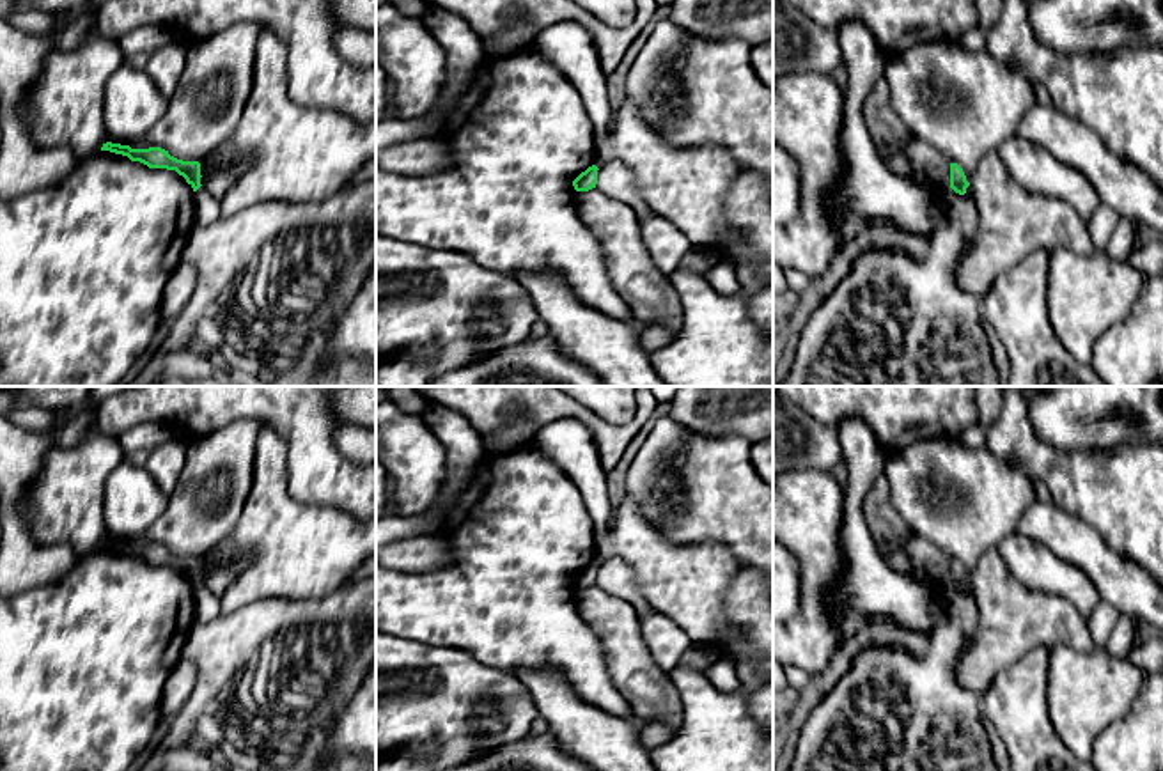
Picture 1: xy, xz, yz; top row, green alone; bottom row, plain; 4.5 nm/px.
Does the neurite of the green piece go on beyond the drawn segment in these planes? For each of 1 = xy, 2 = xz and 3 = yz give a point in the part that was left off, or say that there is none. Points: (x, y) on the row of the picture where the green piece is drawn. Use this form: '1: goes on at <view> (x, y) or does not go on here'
1: does not go on here
2: does not go on here
3: does not go on here

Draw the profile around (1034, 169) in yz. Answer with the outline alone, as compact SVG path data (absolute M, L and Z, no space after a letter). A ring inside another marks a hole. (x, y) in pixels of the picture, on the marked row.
M1012 136L998 147L998 154L1023 190L1067 202L1085 223L1097 214L1099 199L1089 179L1042 147Z

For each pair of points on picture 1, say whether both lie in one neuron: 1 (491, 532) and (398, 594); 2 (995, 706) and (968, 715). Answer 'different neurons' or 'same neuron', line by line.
1: same neuron
2: different neurons

